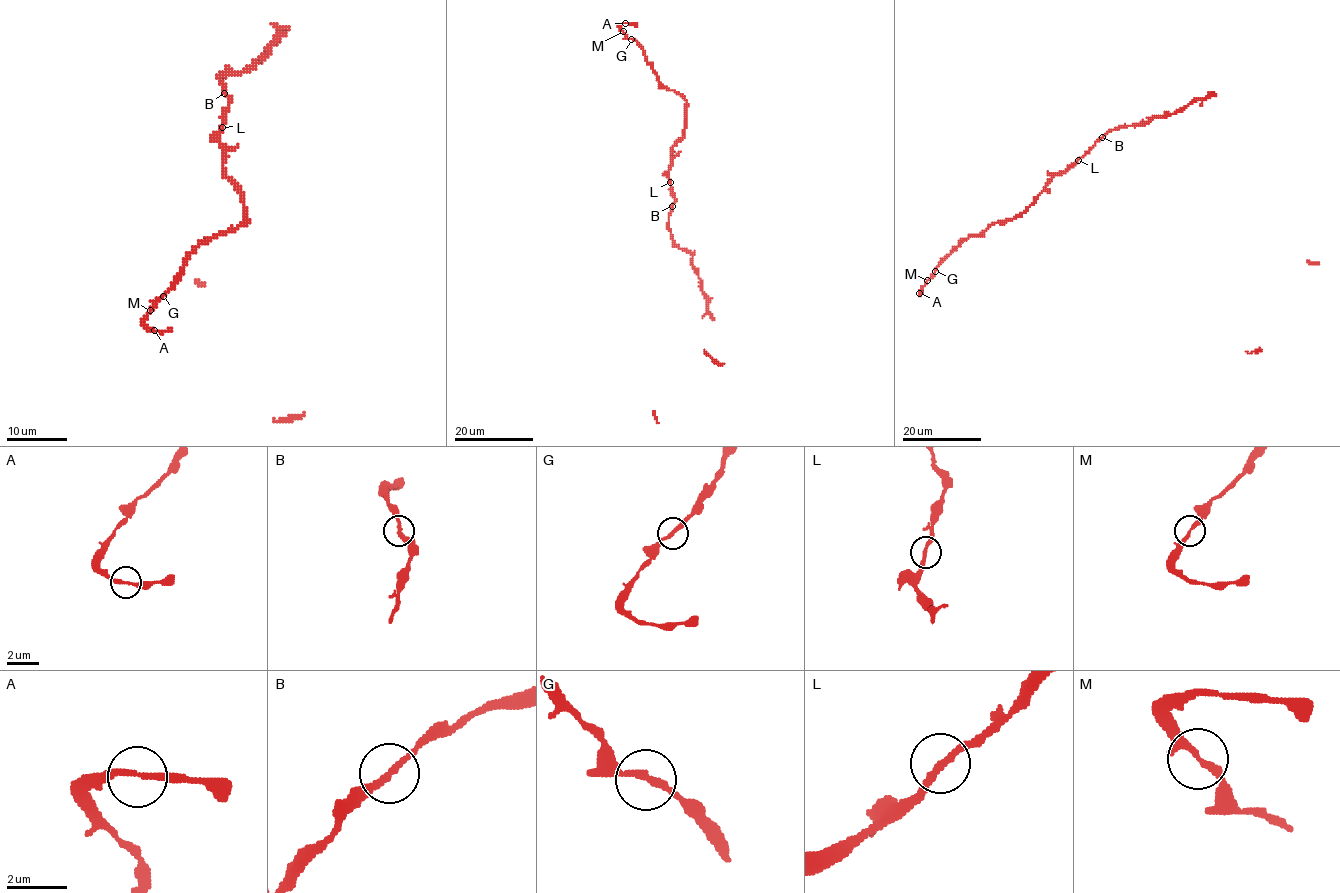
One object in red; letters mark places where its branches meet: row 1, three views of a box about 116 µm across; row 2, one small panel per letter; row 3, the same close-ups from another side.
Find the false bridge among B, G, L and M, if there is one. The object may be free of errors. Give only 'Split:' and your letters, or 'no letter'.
Split: no letter

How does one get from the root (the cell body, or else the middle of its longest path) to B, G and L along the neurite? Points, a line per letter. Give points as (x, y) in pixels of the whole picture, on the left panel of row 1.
B: (222, 77), (225, 92)
G: (222, 77), (228, 98), (219, 134), (223, 172), (240, 192), (246, 222), (202, 241), (163, 296)
L: (222, 77), (220, 82), (228, 98), (228, 112), (222, 127)

